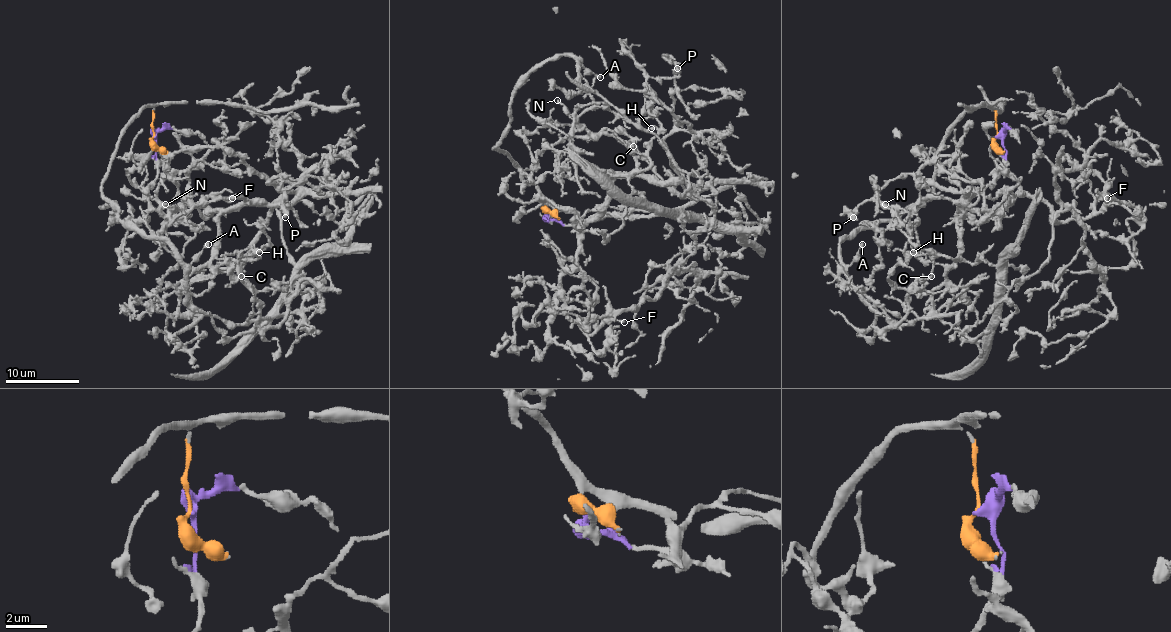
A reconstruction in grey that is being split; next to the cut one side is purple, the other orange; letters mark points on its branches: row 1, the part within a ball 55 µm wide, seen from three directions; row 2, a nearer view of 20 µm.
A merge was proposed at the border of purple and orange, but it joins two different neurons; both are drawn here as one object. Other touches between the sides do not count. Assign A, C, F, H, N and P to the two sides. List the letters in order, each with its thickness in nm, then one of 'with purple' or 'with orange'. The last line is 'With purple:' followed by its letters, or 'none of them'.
A: calibre 300 nm; with orange
C: calibre 240 nm; with purple
F: calibre 240 nm; with purple
H: calibre 180 nm; with purple
N: calibre 160 nm; with purple
P: calibre 500 nm; with purple
With purple: C, F, H, N, P

